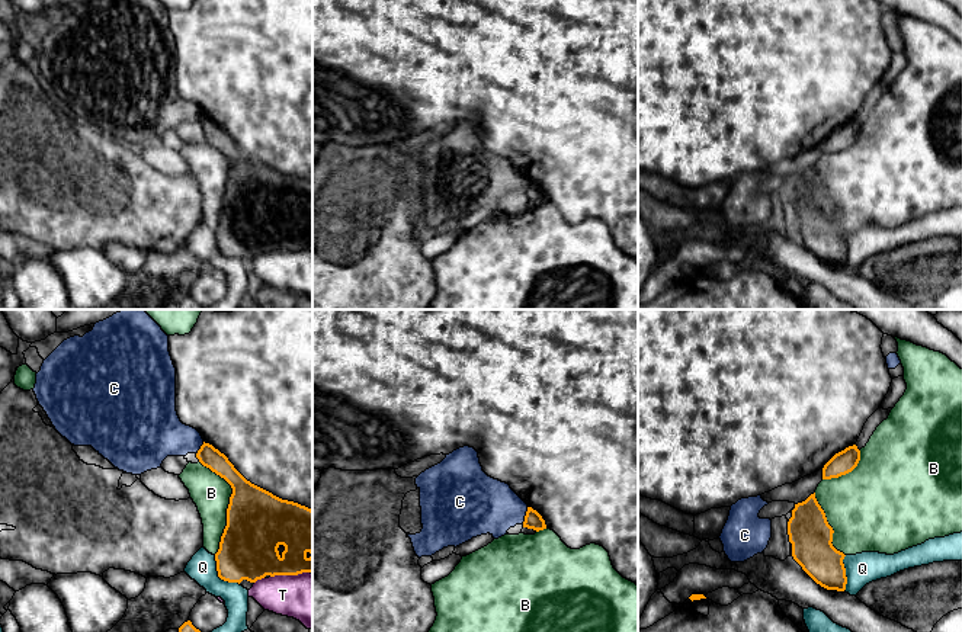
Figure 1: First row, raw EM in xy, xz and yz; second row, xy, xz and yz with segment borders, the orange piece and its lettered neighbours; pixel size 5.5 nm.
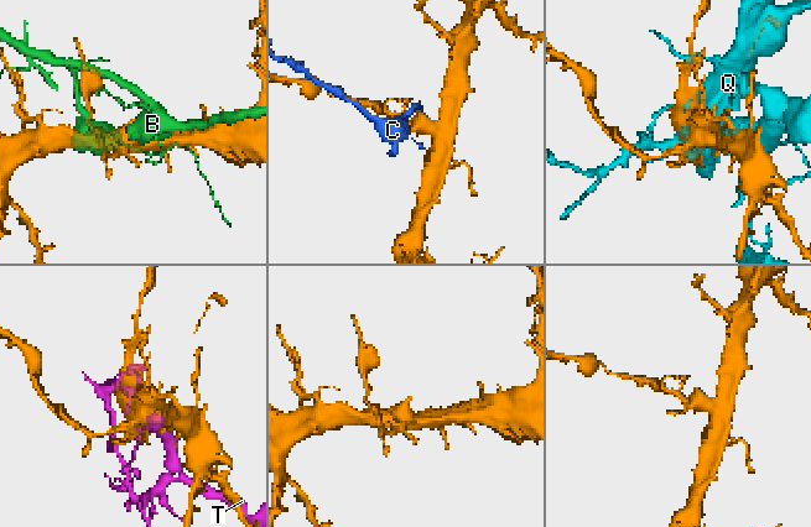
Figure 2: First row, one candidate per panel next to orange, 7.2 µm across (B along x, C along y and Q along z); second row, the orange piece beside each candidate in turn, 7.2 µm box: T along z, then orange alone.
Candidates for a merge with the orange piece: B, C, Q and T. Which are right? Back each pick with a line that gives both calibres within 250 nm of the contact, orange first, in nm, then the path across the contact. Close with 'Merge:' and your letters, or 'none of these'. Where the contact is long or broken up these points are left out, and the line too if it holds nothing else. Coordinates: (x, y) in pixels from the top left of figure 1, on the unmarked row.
Merge: none of these

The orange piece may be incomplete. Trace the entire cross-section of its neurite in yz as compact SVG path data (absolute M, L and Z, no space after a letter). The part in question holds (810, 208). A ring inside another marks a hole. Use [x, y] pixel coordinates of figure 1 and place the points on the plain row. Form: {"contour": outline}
{"contour": "M815 167L795 179L788 196L793 234L821 262L844 266L847 251L843 234L846 230L833 221L833 208Z"}

